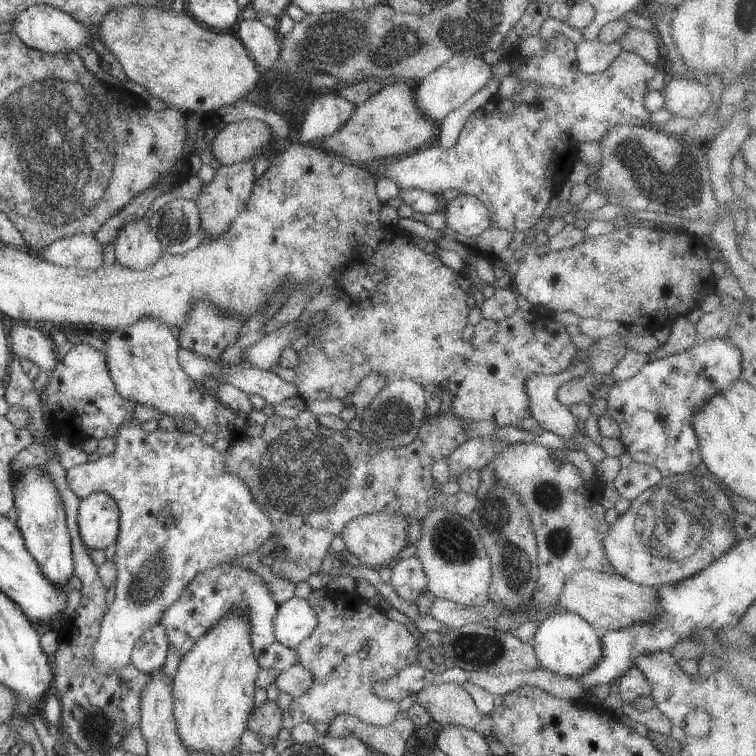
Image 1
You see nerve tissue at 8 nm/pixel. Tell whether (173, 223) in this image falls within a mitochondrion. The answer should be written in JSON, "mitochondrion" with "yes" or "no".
{"mitochondrion":"yes"}

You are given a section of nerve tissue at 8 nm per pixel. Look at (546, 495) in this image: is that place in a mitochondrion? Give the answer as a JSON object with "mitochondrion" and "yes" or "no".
{"mitochondrion":"yes"}

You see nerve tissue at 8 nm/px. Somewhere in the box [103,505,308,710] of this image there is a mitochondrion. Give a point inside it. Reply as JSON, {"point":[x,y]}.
{"point":[150,582]}

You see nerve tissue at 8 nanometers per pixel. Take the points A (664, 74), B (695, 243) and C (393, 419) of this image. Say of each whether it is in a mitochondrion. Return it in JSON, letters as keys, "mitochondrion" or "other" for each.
{"A":"other","B":"other","C":"mitochondrion"}

